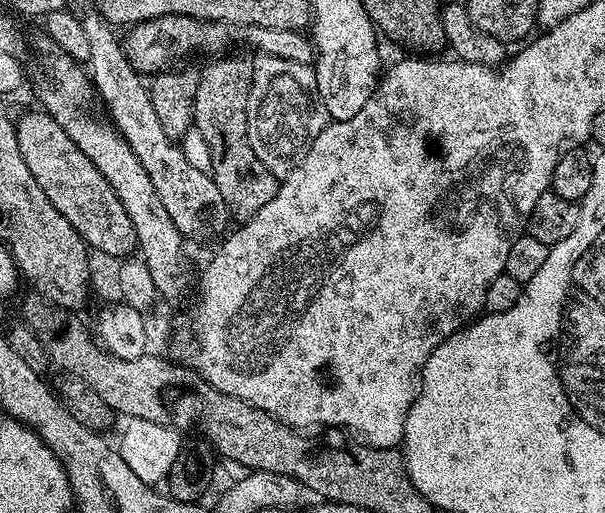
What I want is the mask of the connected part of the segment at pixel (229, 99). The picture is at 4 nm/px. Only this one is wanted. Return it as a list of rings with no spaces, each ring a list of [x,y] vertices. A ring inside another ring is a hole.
[[[221,55],[213,59],[200,72],[198,90],[194,98],[194,128],[204,139],[208,152],[212,155],[210,175],[216,181],[218,190],[226,202],[229,213],[237,216],[237,221],[248,220],[270,198],[274,198],[278,187],[278,177],[271,172],[254,154],[248,137],[248,99],[252,85],[252,60],[240,56]]]

